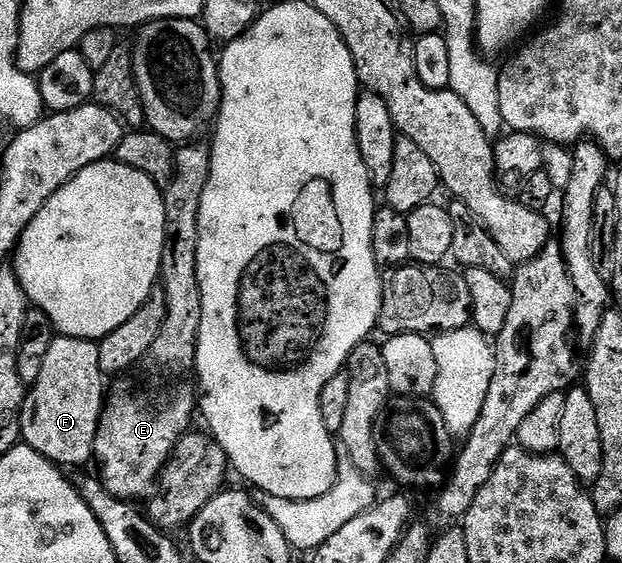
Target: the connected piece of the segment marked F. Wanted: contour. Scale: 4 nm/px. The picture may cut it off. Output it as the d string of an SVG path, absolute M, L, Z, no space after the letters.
M56 336L49 344L49 353L45 355L45 364L41 364L41 376L23 395L21 408L22 441L41 456L48 458L60 468L67 466L83 466L92 461L95 453L95 437L99 431L99 421L105 405L105 386L103 390L103 374L99 357L99 342L90 338L64 338Z

